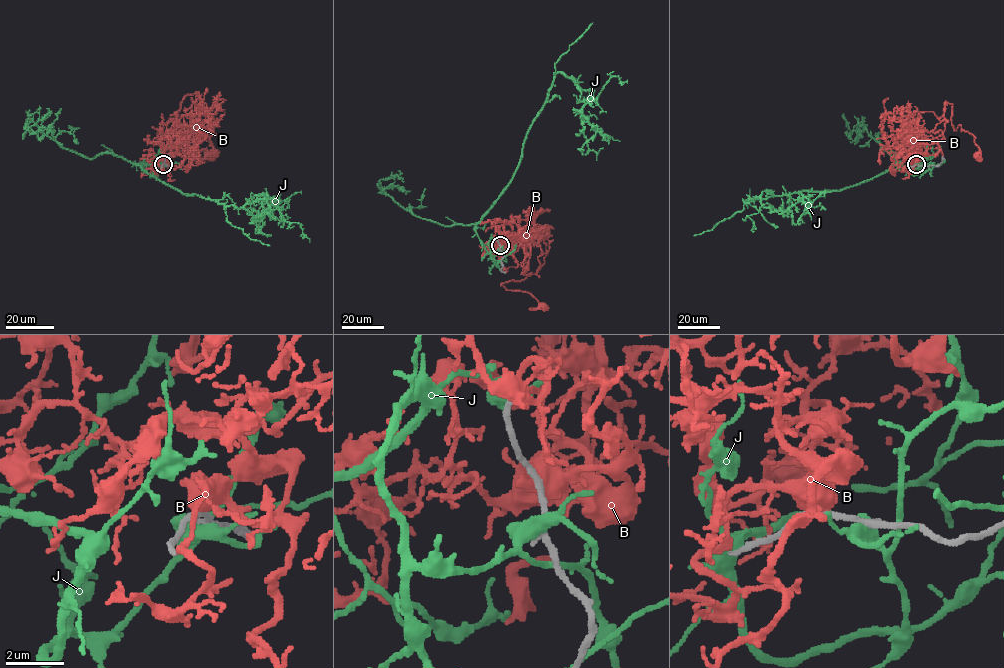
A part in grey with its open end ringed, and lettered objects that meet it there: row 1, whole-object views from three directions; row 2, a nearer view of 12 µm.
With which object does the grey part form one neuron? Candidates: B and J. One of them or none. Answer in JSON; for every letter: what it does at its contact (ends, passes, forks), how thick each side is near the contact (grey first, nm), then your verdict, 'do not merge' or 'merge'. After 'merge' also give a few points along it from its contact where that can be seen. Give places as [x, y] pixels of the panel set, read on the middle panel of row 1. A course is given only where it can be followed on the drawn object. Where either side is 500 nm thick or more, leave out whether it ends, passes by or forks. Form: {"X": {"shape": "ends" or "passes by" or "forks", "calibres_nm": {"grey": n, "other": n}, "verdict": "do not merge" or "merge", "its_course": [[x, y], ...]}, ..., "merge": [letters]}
{"B": {"shape": "forks", "calibres_nm": {"grey": 190, "other": 420}, "verdict": "merge", "its_course": [[499, 245], [522, 238], [519, 241], [527, 244], [523, 274], [531, 273], [501, 284], [529, 293], [542, 305]]}, "J": {"shape": "forks", "calibres_nm": {"grey": 200, "other": 400}, "verdict": "do not merge"}, "merge": ["B"]}

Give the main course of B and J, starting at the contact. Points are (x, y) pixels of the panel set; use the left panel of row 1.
B: (163, 164), (196, 125), (199, 99), (188, 94), (165, 125), (171, 118), (202, 126), (211, 153)
J: (164, 165), (150, 176), (153, 167), (136, 165), (225, 205), (264, 199), (258, 232), (265, 198), (282, 200)

